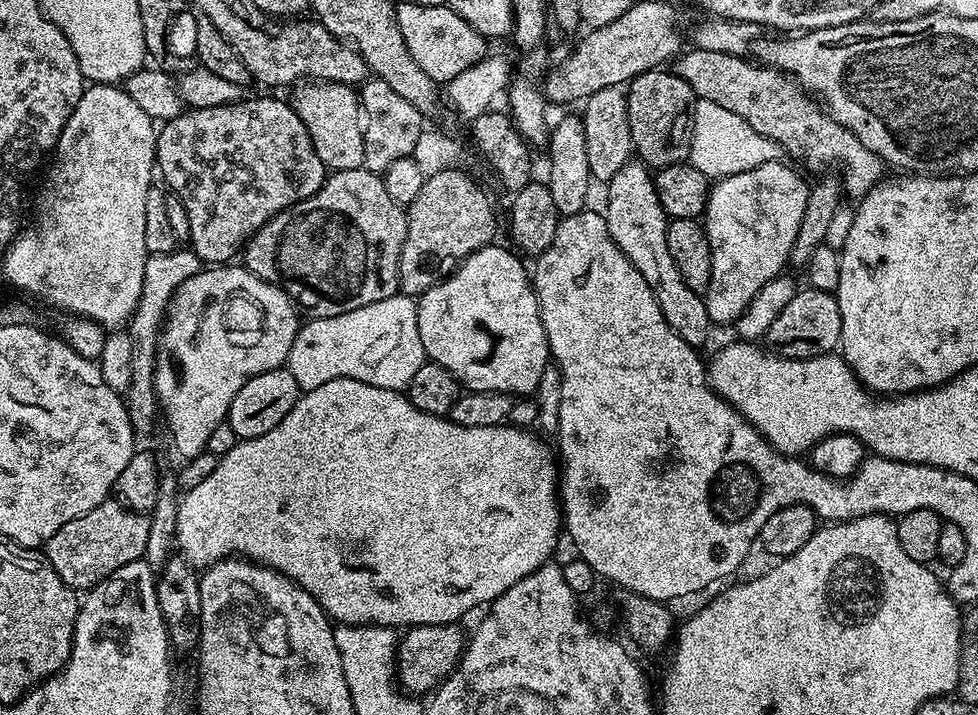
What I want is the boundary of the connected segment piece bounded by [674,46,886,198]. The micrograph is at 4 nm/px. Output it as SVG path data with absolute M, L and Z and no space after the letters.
M695 46L689 49L689 52L688 49L681 51L676 57L674 71L682 78L682 82L690 86L690 90L694 90L697 100L714 102L714 106L722 106L722 110L730 110L730 114L738 114L738 118L742 118L742 122L750 122L750 126L754 126L758 134L776 142L789 161L797 165L805 164L812 172L820 172L816 174L835 170L842 181L842 192L845 197L863 198L875 184L885 179L886 165L878 158L878 154L866 150L866 146L862 146L862 142L858 142L856 135L846 130L846 126L834 122L834 118L828 115L827 111L788 73L779 72L777 68L761 66L756 62L750 64L743 55L731 56L722 54L718 50L702 50Z

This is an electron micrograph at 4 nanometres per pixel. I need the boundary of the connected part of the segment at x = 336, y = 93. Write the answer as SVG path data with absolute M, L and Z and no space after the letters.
M300 82L291 89L292 109L302 118L318 158L332 172L364 167L364 122L357 89L350 84Z

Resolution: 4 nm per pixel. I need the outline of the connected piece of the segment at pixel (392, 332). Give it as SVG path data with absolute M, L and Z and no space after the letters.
M397 294L382 298L382 302L370 302L370 306L358 306L358 310L330 318L317 316L301 323L294 338L294 346L290 346L286 365L288 372L294 374L294 382L298 382L304 392L314 390L326 382L334 382L334 378L354 378L358 382L395 392L407 389L410 378L414 378L414 373L426 363L422 338L418 338L416 306L417 301L413 297Z

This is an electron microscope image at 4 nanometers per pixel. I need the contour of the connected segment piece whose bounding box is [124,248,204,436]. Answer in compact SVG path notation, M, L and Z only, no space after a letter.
M177 248L175 251L166 254L152 255L148 257L146 262L141 297L136 312L128 323L128 331L130 330L133 335L132 344L128 348L128 351L133 355L133 377L130 380L130 386L124 393L132 431L138 436L150 433L156 424L156 420L158 424L159 400L156 398L153 374L158 359L159 333L171 296L182 282L200 272L203 266L203 261L190 248L185 248L185 250Z

